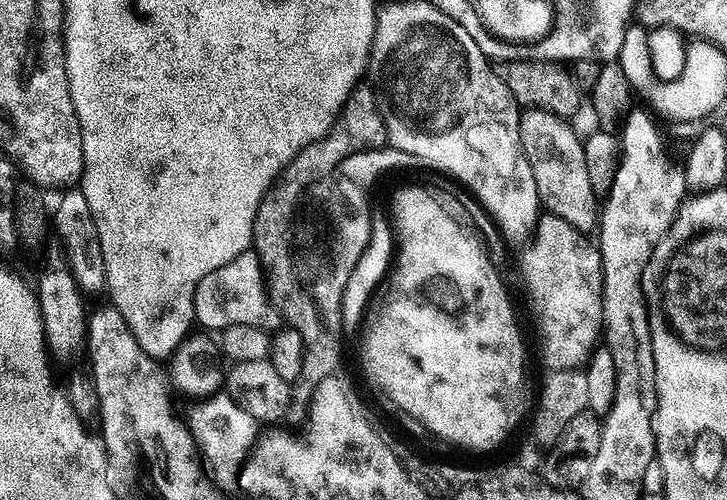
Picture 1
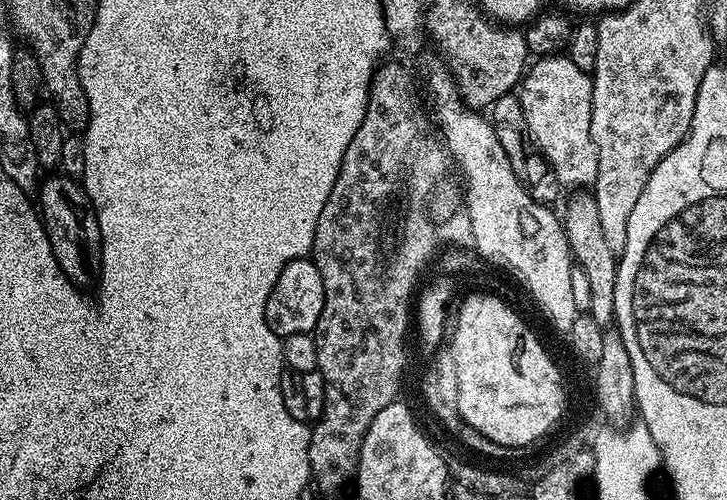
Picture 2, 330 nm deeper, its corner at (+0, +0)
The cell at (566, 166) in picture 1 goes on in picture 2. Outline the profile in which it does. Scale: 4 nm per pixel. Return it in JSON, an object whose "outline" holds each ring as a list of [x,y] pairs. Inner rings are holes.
{"outline":[[[576,190],[571,193],[568,205],[562,211],[564,233],[568,239],[568,249],[572,252],[572,259],[586,272],[590,281],[591,297],[587,315],[598,322],[598,326],[607,329],[613,323],[614,286],[618,282],[618,253],[610,250],[605,235],[602,234],[602,221],[598,218],[598,202],[595,195],[588,190]]]}

